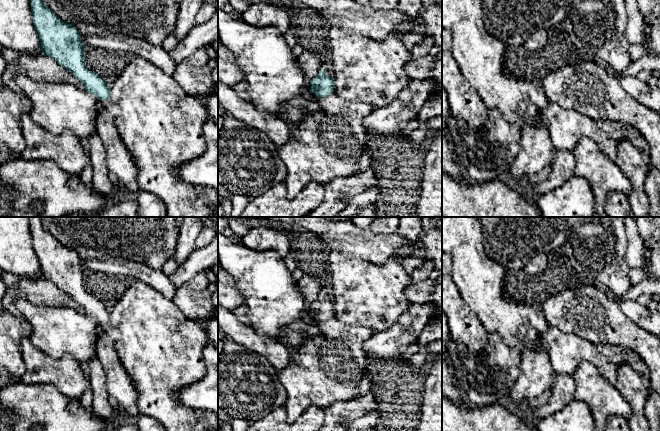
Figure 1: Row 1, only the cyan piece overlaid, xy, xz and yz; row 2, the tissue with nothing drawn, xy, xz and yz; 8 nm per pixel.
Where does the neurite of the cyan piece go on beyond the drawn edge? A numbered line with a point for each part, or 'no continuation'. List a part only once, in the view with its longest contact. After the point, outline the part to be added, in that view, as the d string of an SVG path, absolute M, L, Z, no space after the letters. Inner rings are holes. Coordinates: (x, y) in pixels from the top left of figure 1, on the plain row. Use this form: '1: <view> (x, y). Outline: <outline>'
1: xy (119, 385). Outline: M98 323L96 357L106 374L108 396L115 398L124 414L137 419L137 390L114 348L116 334L110 324Z

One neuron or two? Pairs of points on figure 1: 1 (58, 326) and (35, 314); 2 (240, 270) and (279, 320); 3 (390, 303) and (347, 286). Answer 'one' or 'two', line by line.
1: one
2: one
3: one

